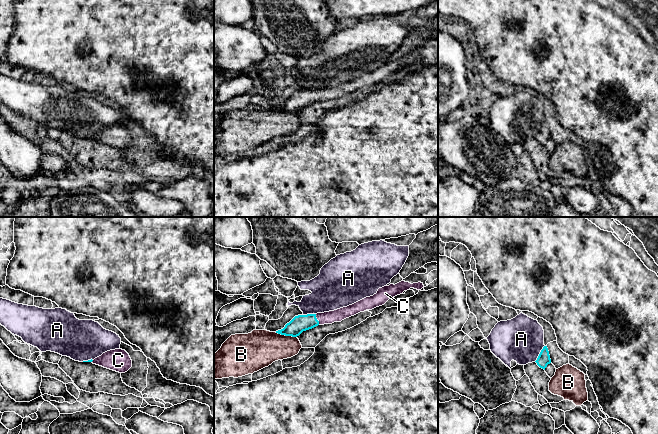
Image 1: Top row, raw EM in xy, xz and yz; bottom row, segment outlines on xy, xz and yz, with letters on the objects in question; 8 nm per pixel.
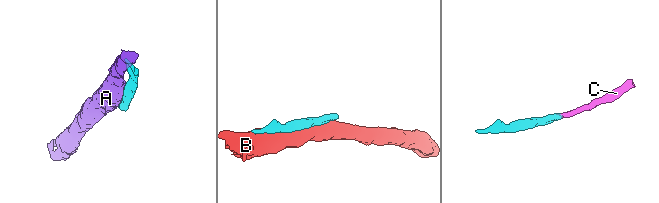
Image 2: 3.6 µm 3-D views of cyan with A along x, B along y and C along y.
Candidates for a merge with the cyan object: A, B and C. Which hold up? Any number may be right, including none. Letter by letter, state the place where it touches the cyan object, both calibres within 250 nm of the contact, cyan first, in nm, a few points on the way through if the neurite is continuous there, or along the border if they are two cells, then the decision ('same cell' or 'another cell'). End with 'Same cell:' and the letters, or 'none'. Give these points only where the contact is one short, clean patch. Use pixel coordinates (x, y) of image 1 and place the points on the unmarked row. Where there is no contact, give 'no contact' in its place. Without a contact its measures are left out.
A: yz (540, 129) | 100/360 nm | another cell
B: xz (286, 111) | 140/300 nm | another cell
C: xz (316, 95) | 140/100 nm | across xz (300, 99), (316, 95), (338, 91) | same cell
Same cell: C

